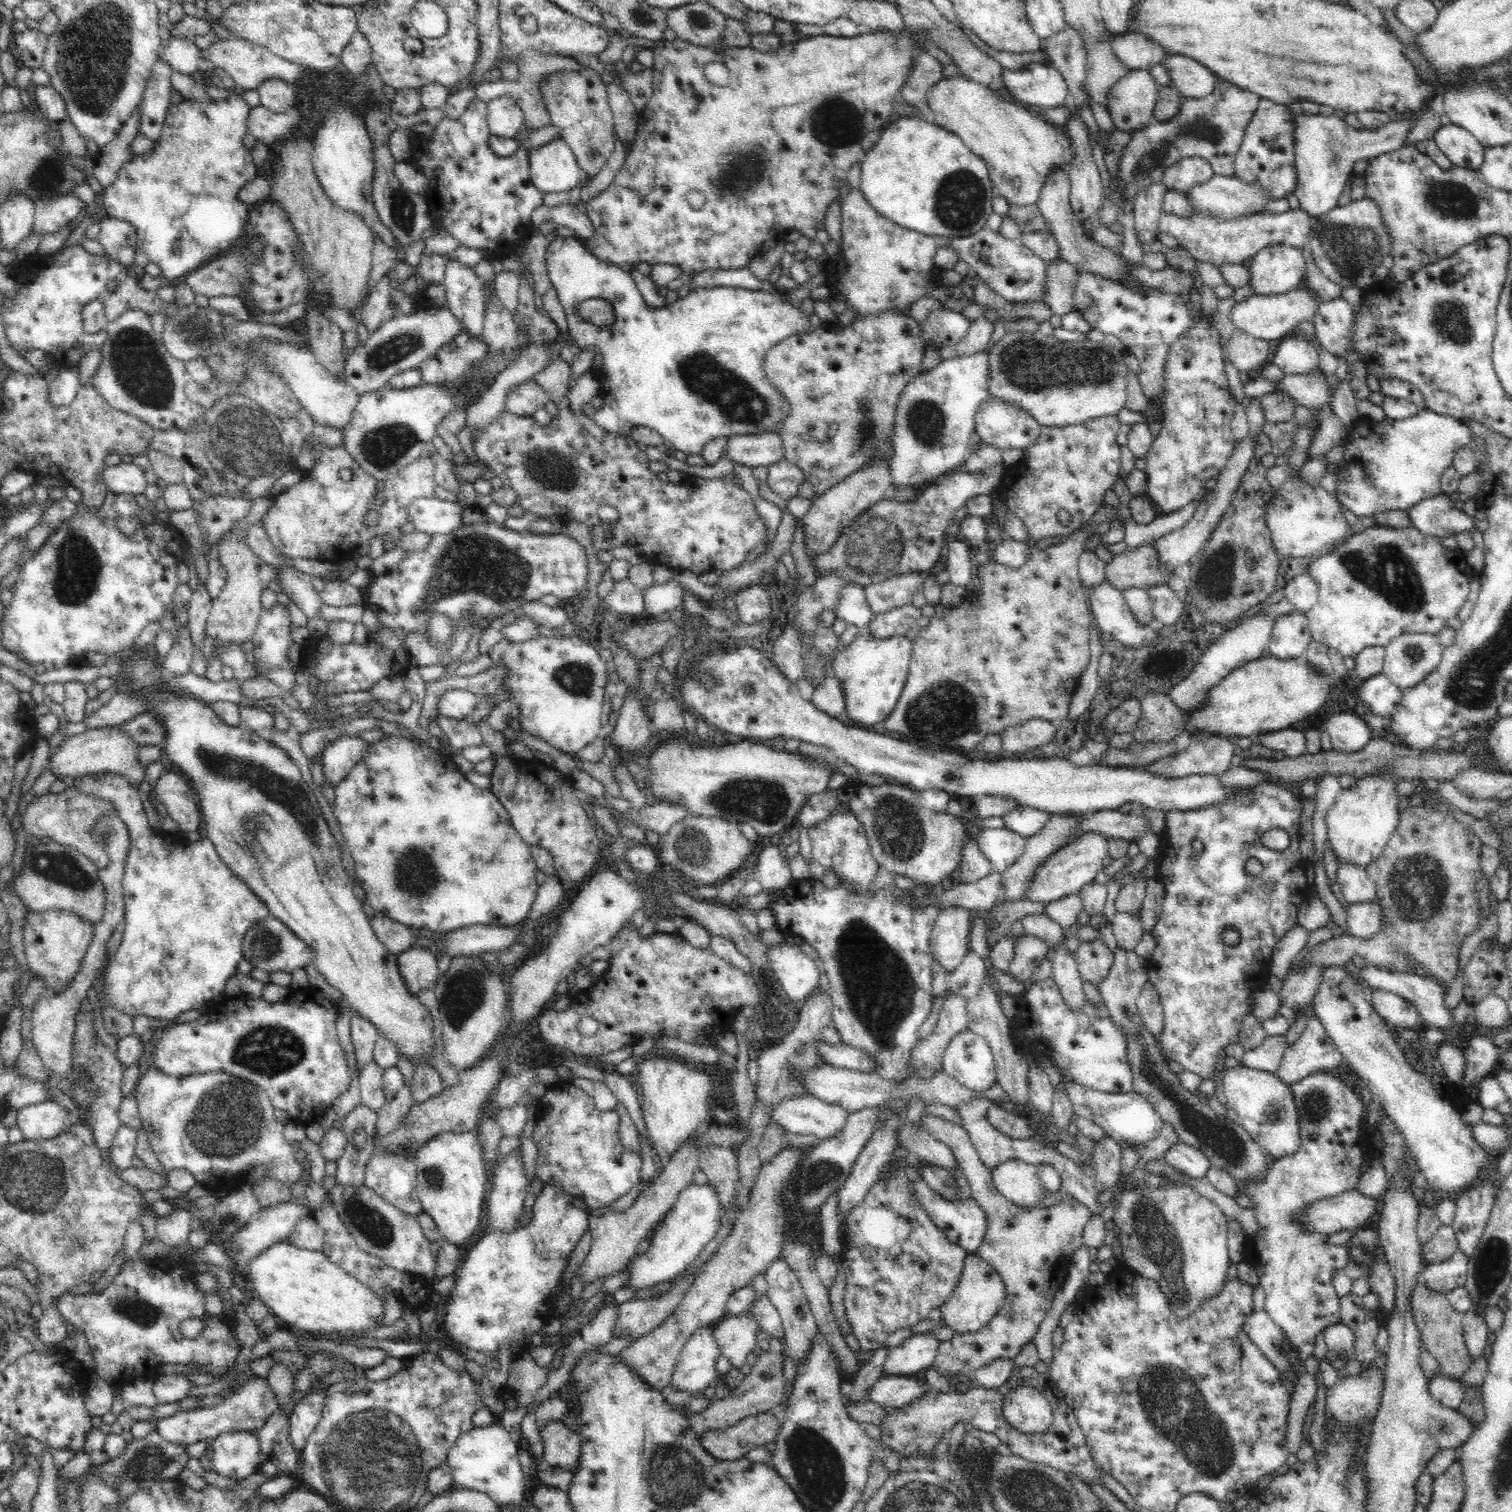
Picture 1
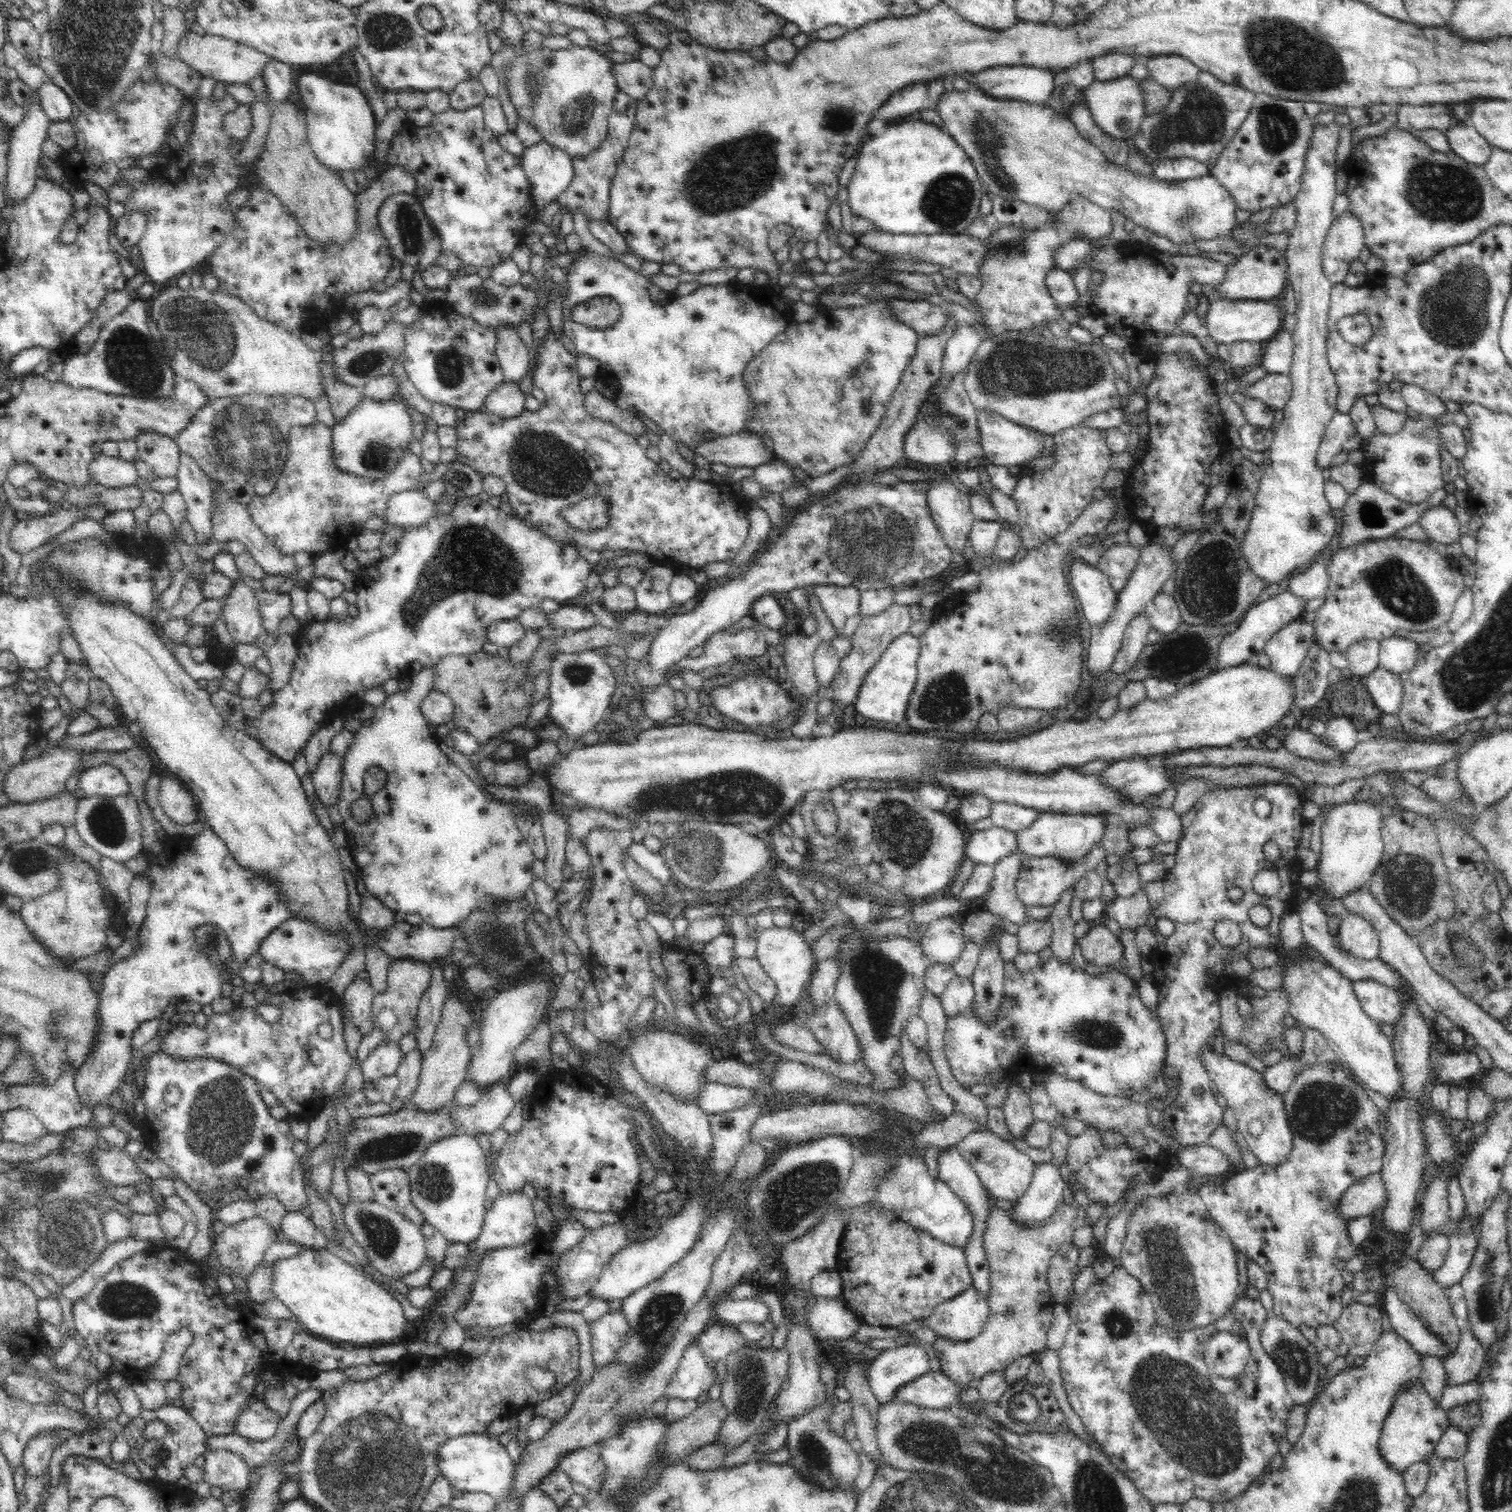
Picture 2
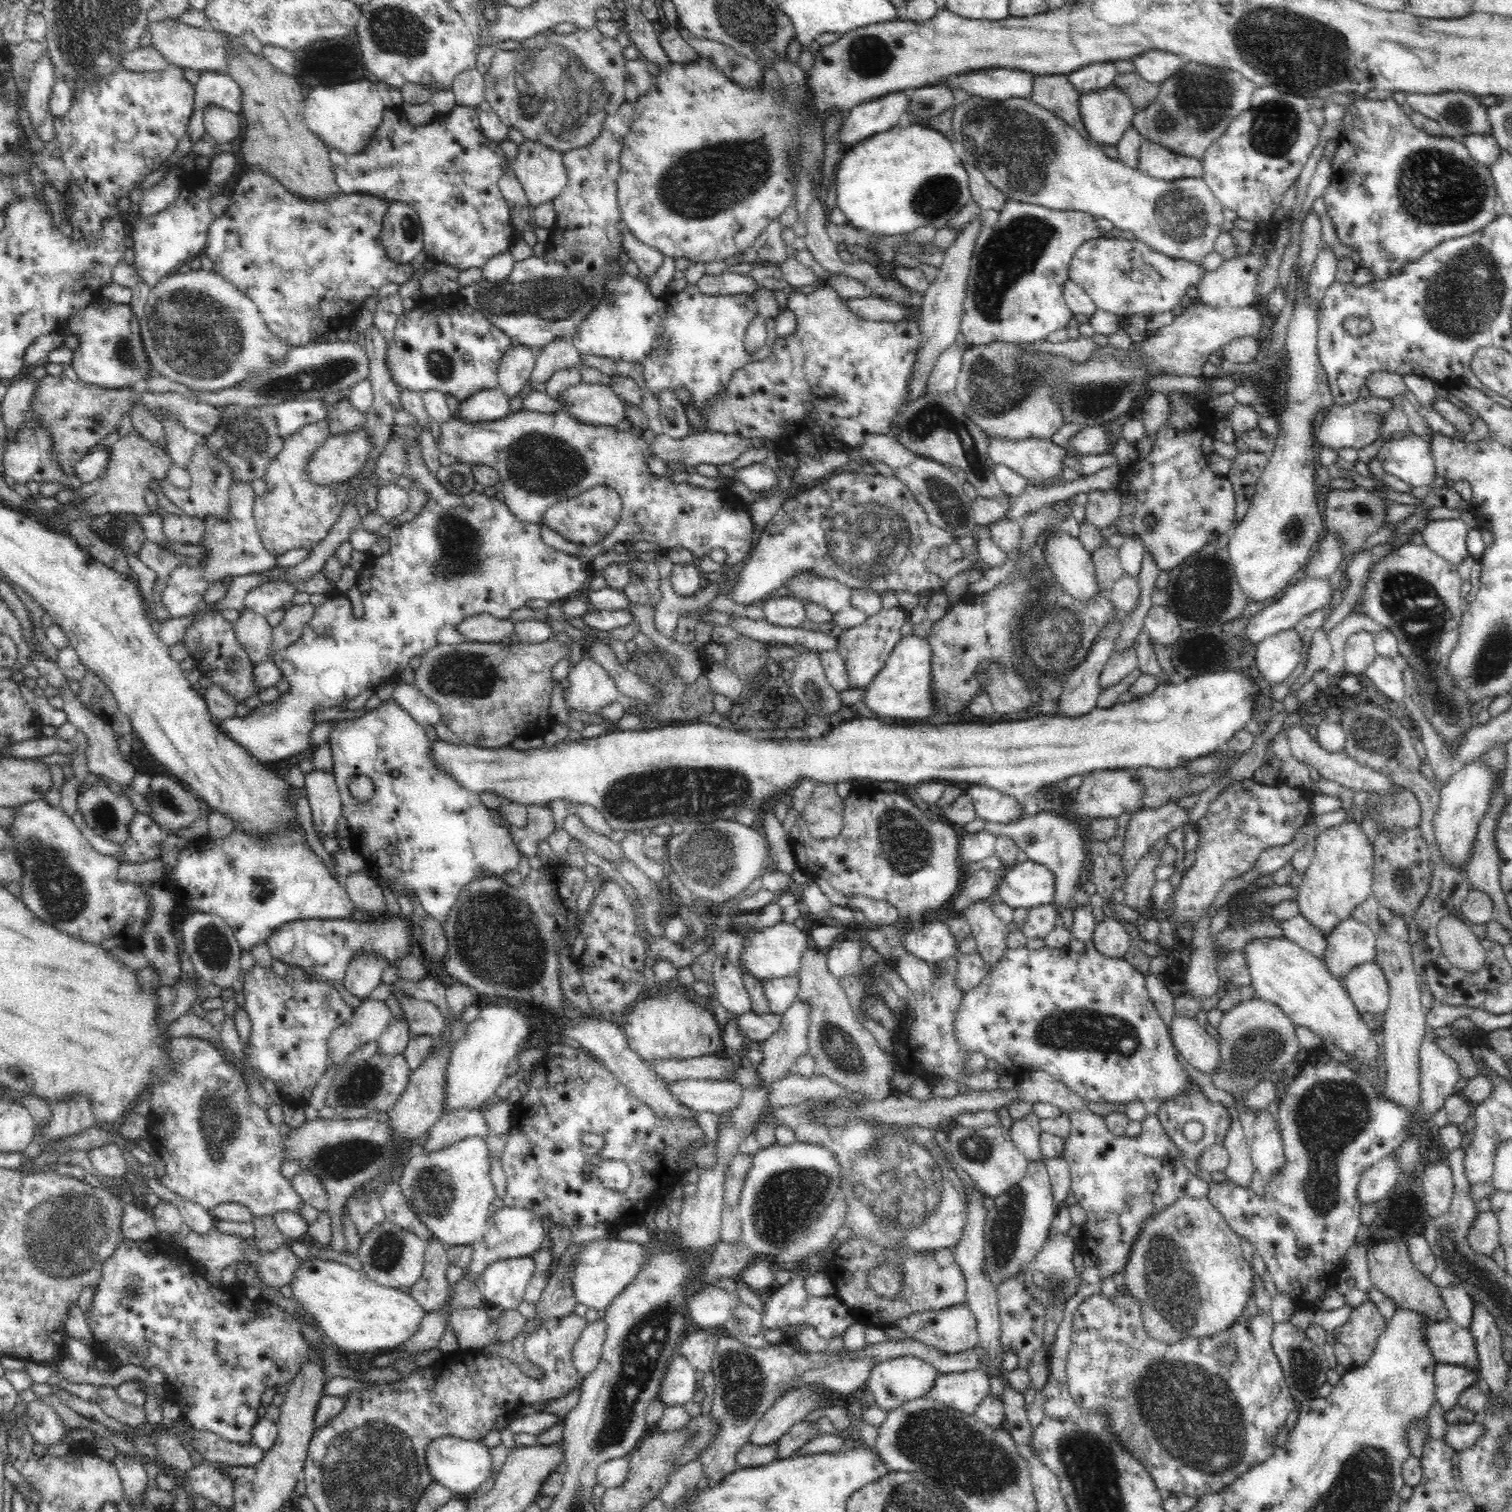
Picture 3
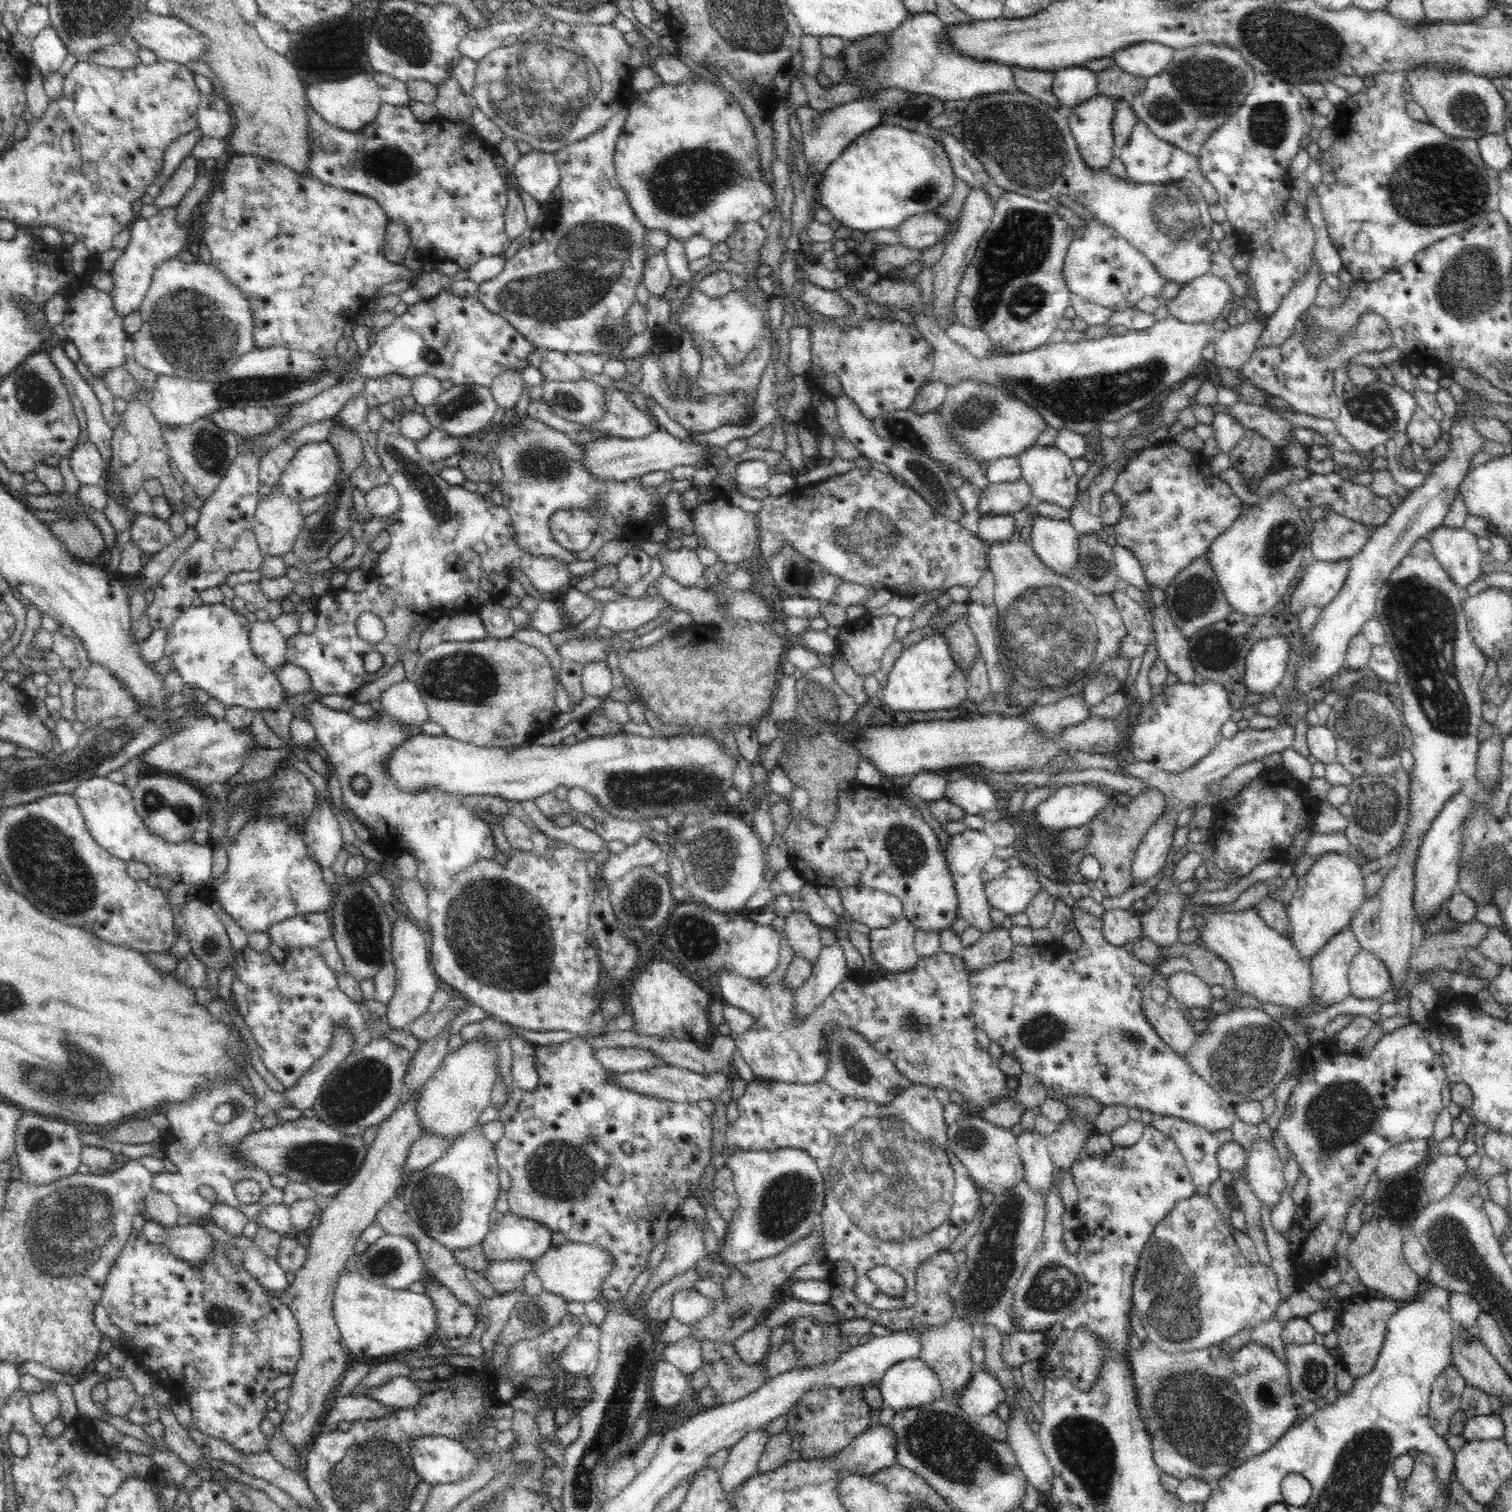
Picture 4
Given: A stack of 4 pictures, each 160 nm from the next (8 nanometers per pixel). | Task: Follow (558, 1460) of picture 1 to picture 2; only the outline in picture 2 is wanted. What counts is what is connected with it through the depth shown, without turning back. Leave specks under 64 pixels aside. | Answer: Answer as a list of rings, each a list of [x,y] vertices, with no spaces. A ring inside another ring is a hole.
[[[580,1448],[558,1459],[557,1468],[575,1483],[584,1485],[592,1493],[603,1486],[606,1468],[595,1450]]]

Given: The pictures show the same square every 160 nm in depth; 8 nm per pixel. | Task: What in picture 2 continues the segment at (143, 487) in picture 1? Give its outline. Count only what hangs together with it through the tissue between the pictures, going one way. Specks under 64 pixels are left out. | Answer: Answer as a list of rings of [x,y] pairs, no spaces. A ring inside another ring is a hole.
[[[102,455],[96,458],[90,466],[90,474],[105,488],[126,488],[141,483],[135,464],[119,457]]]

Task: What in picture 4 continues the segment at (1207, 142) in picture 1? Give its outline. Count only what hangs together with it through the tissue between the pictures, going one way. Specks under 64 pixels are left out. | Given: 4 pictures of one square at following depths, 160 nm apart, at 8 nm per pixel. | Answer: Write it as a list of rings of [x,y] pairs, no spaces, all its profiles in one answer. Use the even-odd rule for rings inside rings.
[[[1202,44],[1194,50],[1175,50],[1172,62],[1164,72],[1147,79],[1147,88],[1142,94],[1131,99],[1130,104],[1136,119],[1148,125],[1148,128],[1161,141],[1166,141],[1188,154],[1197,157],[1202,145],[1215,130],[1222,126],[1228,118],[1236,114],[1242,102],[1250,94],[1254,86],[1254,71],[1240,57],[1238,50],[1219,48]]]

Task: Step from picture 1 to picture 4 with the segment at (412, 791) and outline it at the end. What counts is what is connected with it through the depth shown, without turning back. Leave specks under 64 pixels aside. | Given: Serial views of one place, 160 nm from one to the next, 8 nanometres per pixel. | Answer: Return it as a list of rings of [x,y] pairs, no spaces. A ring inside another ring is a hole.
[[[318,701],[310,702],[306,710],[307,721],[316,730],[317,742],[315,747],[330,762],[335,775],[338,777],[343,804],[355,816],[356,820],[368,830],[370,844],[381,852],[386,859],[393,861],[405,852],[415,858],[416,878],[426,894],[428,889],[445,891],[451,886],[456,874],[462,869],[466,869],[468,865],[474,864],[480,859],[495,859],[498,849],[496,841],[494,841],[492,825],[476,813],[476,808],[474,810],[474,808],[466,807],[460,794],[452,794],[433,786],[432,788],[416,790],[416,792],[408,792],[407,790],[400,790],[399,786],[396,786],[396,783],[389,777],[387,773],[389,756],[400,745],[403,745],[404,741],[412,738],[407,730],[405,732],[404,726],[407,726],[406,724],[384,711],[376,711],[374,716],[366,720],[358,719],[350,712],[332,710],[320,705]],[[356,774],[365,774],[371,784],[363,797],[356,795],[354,789],[348,785],[348,782]]]

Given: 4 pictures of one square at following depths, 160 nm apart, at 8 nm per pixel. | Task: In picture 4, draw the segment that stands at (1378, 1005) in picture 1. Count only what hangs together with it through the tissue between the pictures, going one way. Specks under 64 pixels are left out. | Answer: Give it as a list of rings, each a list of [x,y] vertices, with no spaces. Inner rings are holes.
[[[1363,949],[1352,960],[1347,976],[1351,996],[1356,999],[1380,999],[1391,988],[1384,962]]]

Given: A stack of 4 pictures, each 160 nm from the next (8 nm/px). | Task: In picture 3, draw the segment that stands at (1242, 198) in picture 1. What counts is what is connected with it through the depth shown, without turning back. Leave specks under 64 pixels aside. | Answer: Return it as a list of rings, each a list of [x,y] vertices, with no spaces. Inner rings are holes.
[[[977,95],[962,103],[957,103],[954,107],[954,115],[952,118],[952,130],[956,132],[952,140],[953,148],[956,154],[974,168],[980,170],[986,180],[1003,192],[1008,199],[1018,202],[1030,203],[1044,206],[1047,209],[1054,210],[1078,210],[1088,212],[1096,217],[1107,218],[1114,224],[1115,228],[1120,230],[1130,230],[1140,243],[1144,243],[1150,249],[1162,252],[1172,258],[1180,260],[1191,260],[1192,262],[1200,262],[1204,260],[1206,254],[1213,252],[1212,244],[1217,240],[1217,236],[1223,231],[1222,226],[1226,221],[1223,215],[1223,203],[1216,198],[1216,195],[1210,190],[1203,178],[1179,178],[1172,181],[1152,178],[1138,169],[1126,166],[1118,158],[1113,159],[1106,156],[1106,153],[1094,142],[1090,142],[1084,138],[1084,134],[1080,134],[1075,128],[1067,124],[1065,120],[1054,115],[1050,110],[1035,104],[1030,98],[1008,98],[1007,100],[984,99]]]

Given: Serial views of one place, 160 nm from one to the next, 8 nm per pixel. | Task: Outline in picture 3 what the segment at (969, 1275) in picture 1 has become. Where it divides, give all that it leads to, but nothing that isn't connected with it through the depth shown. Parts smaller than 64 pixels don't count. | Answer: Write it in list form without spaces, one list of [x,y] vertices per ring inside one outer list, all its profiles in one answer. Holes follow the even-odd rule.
[[[964,1302],[942,1310],[920,1311],[900,1319],[895,1325],[907,1334],[907,1338],[914,1338],[948,1354],[956,1354],[979,1344],[977,1318]]]

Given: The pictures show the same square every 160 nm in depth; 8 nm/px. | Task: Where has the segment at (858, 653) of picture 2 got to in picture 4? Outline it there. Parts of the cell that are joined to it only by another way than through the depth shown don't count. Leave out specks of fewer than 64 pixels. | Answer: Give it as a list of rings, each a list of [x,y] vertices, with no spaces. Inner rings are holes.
[[[882,615],[874,617],[864,616],[856,621],[847,621],[839,627],[839,633],[835,636],[837,640],[837,651],[842,653],[844,660],[854,669],[856,674],[866,677],[868,674],[880,670],[884,652],[894,642],[894,632],[898,624],[898,617],[895,615]]]

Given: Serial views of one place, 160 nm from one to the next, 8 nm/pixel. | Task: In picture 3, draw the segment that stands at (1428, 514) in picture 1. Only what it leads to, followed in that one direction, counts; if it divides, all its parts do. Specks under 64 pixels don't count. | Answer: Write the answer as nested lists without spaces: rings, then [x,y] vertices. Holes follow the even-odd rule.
[[[1458,518],[1456,520],[1432,520],[1427,522],[1422,535],[1425,544],[1432,552],[1457,565],[1468,555],[1467,530],[1468,526]]]

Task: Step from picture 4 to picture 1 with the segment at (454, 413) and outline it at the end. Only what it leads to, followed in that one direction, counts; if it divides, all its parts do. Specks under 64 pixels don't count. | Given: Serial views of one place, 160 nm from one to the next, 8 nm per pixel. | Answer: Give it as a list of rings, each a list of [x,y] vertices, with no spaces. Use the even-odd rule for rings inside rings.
[[[529,380],[514,387],[505,398],[505,410],[532,419],[535,410],[545,408],[549,394],[536,381]]]

